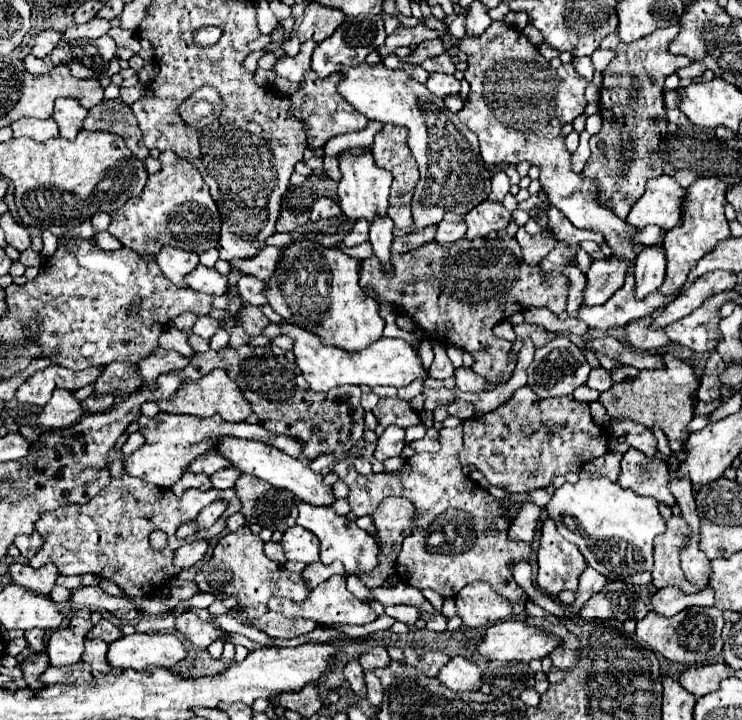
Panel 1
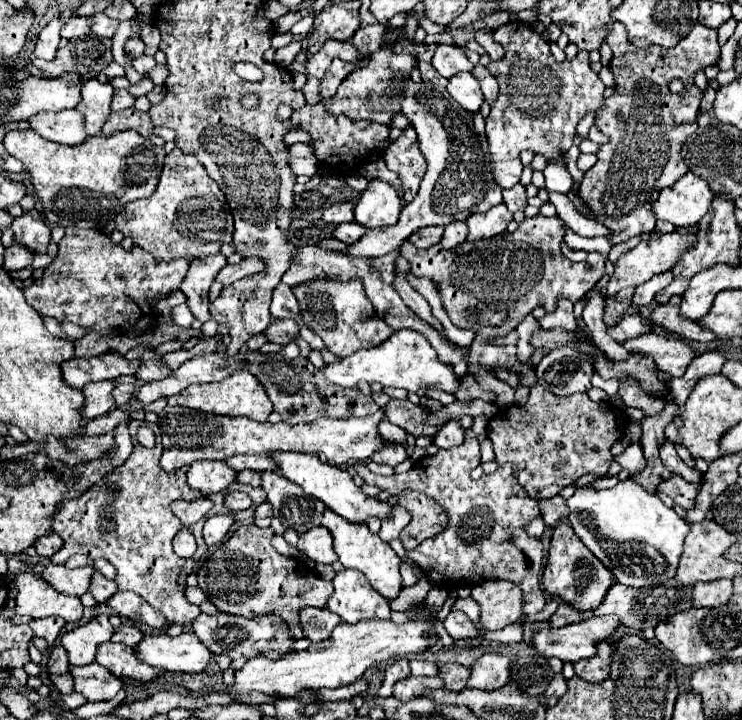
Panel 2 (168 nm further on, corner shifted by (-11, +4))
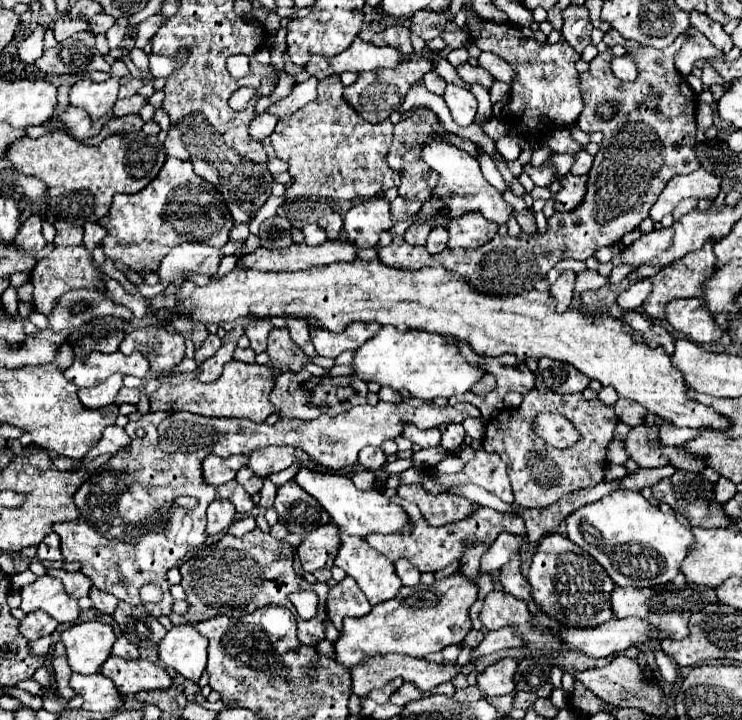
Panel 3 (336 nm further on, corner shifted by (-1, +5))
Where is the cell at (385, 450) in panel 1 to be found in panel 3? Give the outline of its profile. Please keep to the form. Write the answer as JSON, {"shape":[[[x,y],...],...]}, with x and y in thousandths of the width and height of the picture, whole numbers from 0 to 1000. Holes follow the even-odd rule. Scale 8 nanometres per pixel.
{"shape":[[[492,619],[484,628],[484,644],[492,647],[492,650],[497,650],[497,653],[508,653],[519,642],[522,642],[522,633],[519,633],[519,628],[511,619]]]}

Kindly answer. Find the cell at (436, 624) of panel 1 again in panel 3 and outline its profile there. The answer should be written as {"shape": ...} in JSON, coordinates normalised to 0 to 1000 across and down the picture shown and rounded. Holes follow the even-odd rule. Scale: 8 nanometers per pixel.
{"shape":[[[632,875],[629,878],[629,883],[621,889],[621,894],[619,894],[619,900],[624,903],[624,900],[632,900],[632,903],[637,903],[637,900],[643,900],[646,894],[648,894],[648,889],[651,889],[654,883],[648,881],[648,878],[643,878],[643,875]]]}

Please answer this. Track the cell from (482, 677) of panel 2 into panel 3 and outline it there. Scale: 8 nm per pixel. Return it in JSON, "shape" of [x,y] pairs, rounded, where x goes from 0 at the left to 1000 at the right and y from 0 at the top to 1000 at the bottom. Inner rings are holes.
{"shape":[[[678,914],[667,922],[656,925],[648,936],[643,936],[643,956],[651,961],[651,967],[673,967],[673,964],[691,964],[694,961],[694,936],[697,917],[694,914]]]}

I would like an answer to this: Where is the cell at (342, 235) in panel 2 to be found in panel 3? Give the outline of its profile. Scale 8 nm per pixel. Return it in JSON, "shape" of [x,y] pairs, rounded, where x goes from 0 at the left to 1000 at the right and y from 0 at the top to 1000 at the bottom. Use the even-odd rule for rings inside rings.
{"shape":[[[416,311],[408,317],[408,325],[411,325],[411,339],[435,339],[441,333],[441,322],[427,314],[427,311]]]}

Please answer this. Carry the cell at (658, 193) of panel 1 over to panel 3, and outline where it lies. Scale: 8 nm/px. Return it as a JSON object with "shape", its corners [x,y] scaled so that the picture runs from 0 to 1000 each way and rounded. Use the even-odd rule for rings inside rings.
{"shape":[[[947,233],[926,242],[926,244],[907,244],[894,267],[888,269],[885,281],[877,289],[877,306],[891,308],[899,297],[910,292],[915,281],[923,275],[937,278],[958,278],[969,269],[969,247],[964,242],[950,239]]]}

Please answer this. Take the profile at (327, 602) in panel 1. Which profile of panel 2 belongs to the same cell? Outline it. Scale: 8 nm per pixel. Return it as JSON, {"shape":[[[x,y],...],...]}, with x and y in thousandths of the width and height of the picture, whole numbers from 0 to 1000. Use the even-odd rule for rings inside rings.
{"shape":[[[462,790],[449,804],[451,821],[441,838],[441,846],[454,851],[465,865],[481,865],[487,860],[524,860],[524,835],[505,821],[492,799],[478,790]]]}

